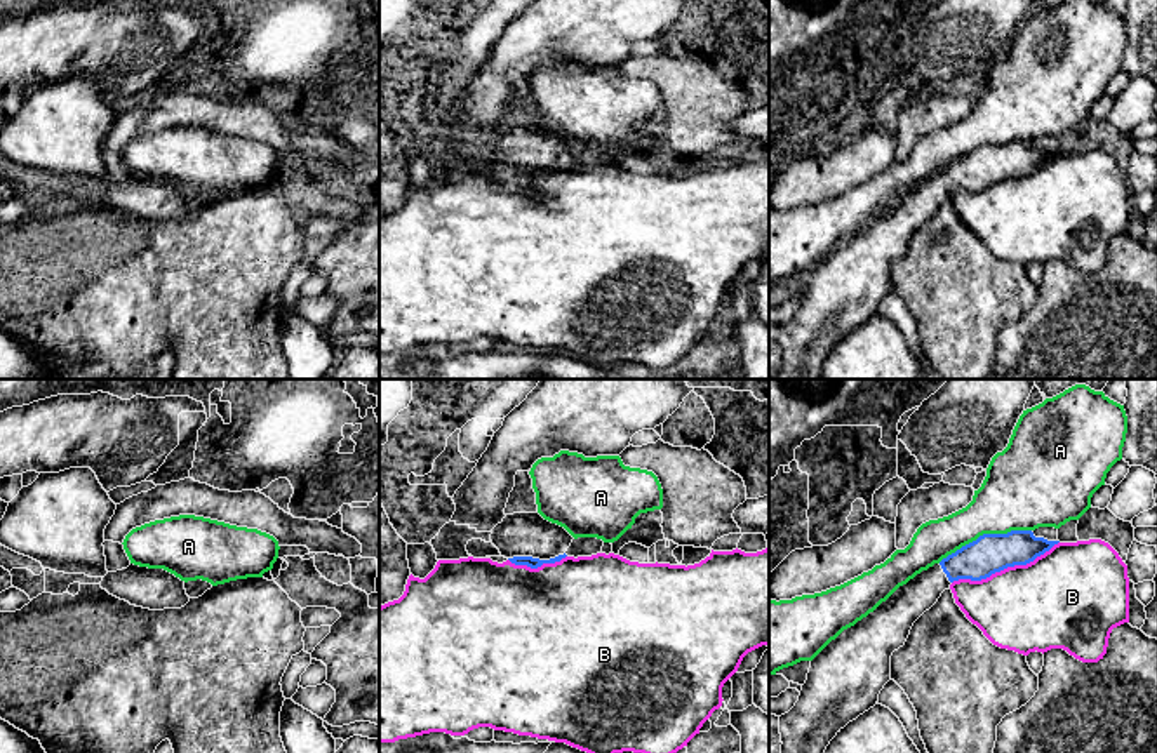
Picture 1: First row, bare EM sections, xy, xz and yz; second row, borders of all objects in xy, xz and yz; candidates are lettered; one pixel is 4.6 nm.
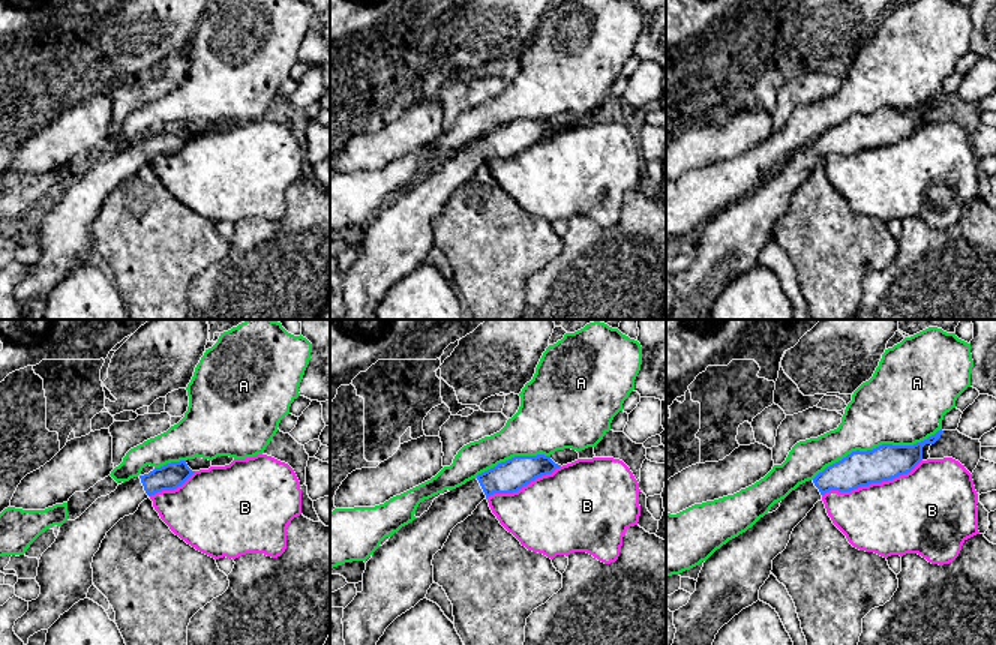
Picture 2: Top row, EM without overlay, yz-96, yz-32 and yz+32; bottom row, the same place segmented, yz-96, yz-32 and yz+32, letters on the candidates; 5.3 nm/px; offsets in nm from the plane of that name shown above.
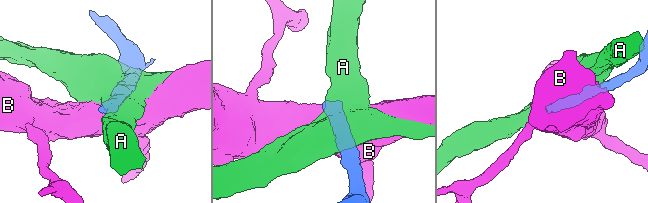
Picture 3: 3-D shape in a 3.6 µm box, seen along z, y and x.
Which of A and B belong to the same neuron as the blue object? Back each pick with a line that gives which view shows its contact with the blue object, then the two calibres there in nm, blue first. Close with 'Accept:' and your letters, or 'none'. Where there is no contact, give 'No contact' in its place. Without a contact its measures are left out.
Accept: none

